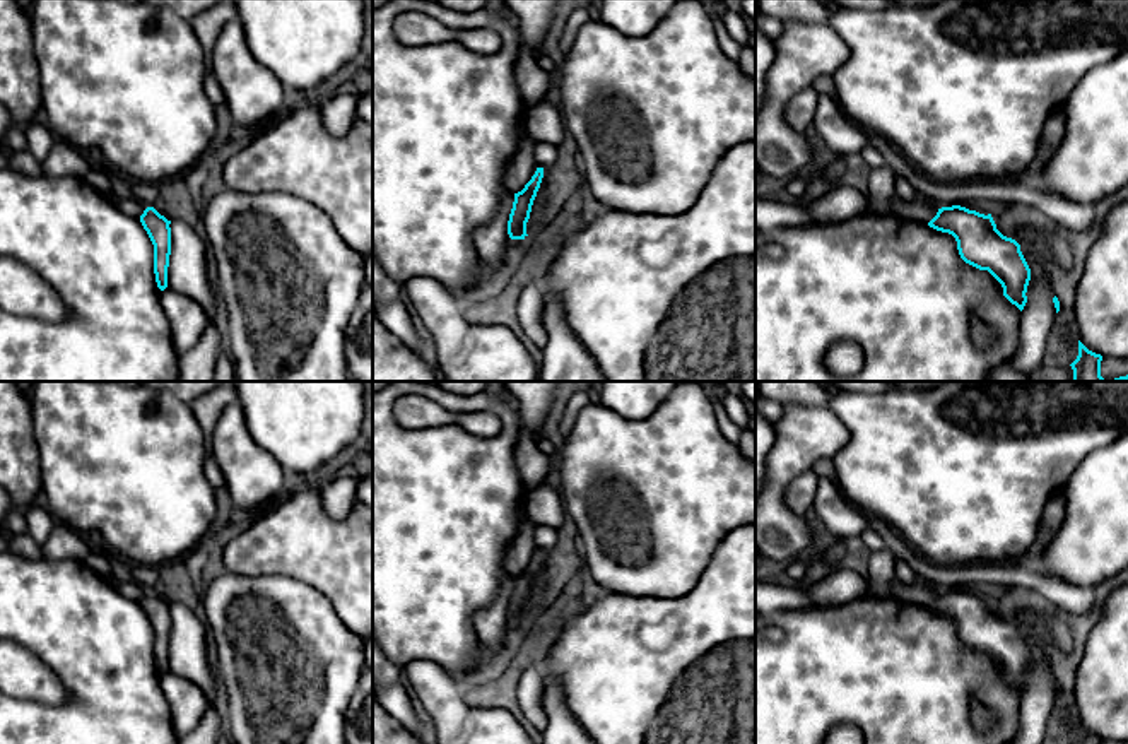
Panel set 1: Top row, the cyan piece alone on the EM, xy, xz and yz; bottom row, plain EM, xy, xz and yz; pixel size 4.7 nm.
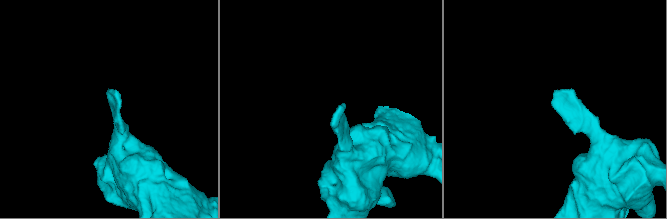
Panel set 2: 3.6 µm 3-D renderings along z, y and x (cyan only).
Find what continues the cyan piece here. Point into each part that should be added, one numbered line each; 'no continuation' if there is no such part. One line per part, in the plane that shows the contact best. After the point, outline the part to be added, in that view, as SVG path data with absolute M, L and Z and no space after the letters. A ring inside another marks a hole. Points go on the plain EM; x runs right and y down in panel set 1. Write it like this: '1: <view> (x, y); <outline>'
no continuation

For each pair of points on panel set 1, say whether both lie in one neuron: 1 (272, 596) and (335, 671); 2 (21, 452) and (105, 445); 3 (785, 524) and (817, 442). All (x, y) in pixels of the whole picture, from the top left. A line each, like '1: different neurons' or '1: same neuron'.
1: same neuron
2: different neurons
3: same neuron

